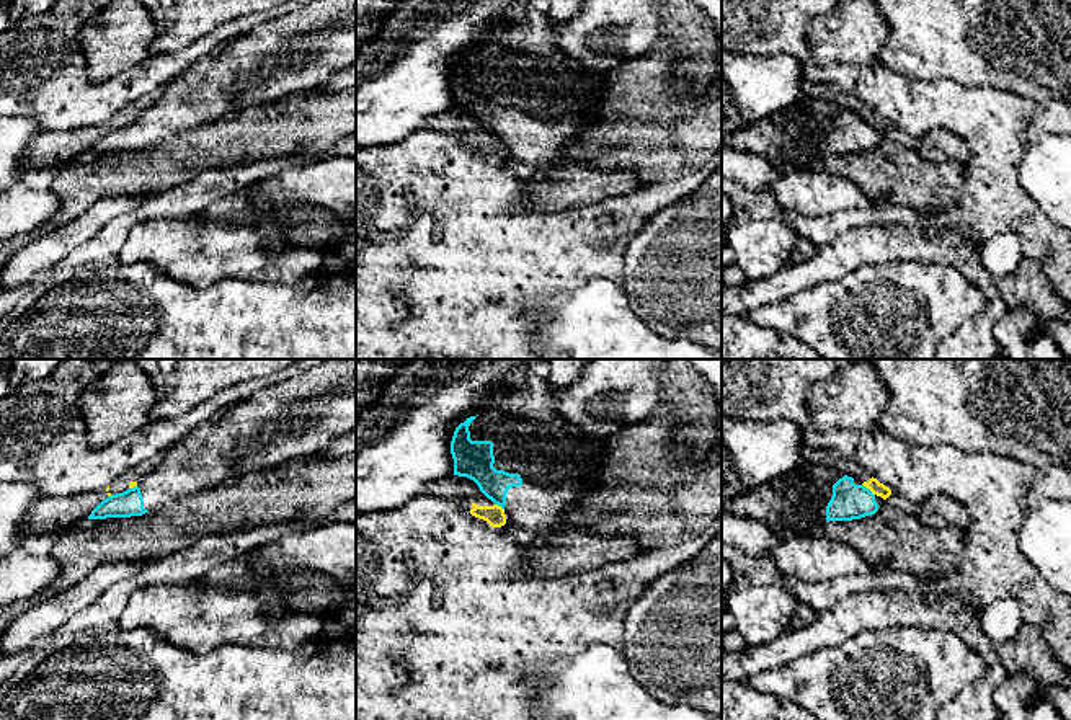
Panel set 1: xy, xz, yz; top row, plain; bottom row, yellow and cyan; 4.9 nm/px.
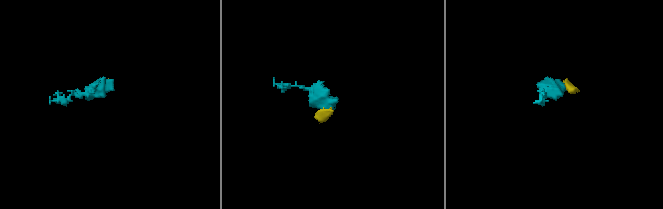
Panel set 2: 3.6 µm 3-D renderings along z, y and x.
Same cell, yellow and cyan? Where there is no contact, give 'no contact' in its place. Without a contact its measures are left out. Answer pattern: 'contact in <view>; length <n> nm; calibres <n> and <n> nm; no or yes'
contact in yz; length 90 nm; calibres 70 and 180 nm; no

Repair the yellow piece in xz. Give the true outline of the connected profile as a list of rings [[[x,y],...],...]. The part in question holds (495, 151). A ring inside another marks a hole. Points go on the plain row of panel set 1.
[[[449,109],[441,114],[433,114],[424,121],[423,129],[447,134],[467,134],[472,137],[472,150],[487,155],[491,162],[501,162],[506,158],[504,144],[488,134],[480,126],[478,119],[467,111]]]

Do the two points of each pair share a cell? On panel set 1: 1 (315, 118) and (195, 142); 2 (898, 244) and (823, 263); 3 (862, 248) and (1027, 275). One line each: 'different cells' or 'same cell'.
1: same cell
2: same cell
3: same cell

